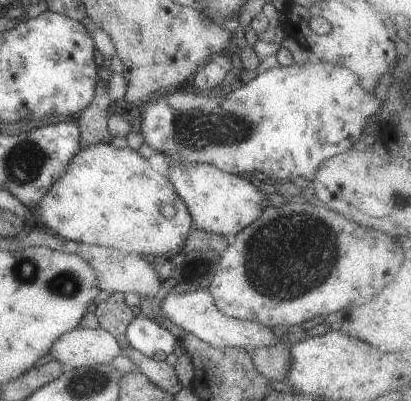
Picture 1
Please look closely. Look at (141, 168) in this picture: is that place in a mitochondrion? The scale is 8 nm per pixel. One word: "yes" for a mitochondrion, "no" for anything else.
no

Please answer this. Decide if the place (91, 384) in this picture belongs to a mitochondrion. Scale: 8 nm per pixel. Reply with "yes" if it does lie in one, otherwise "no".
yes

